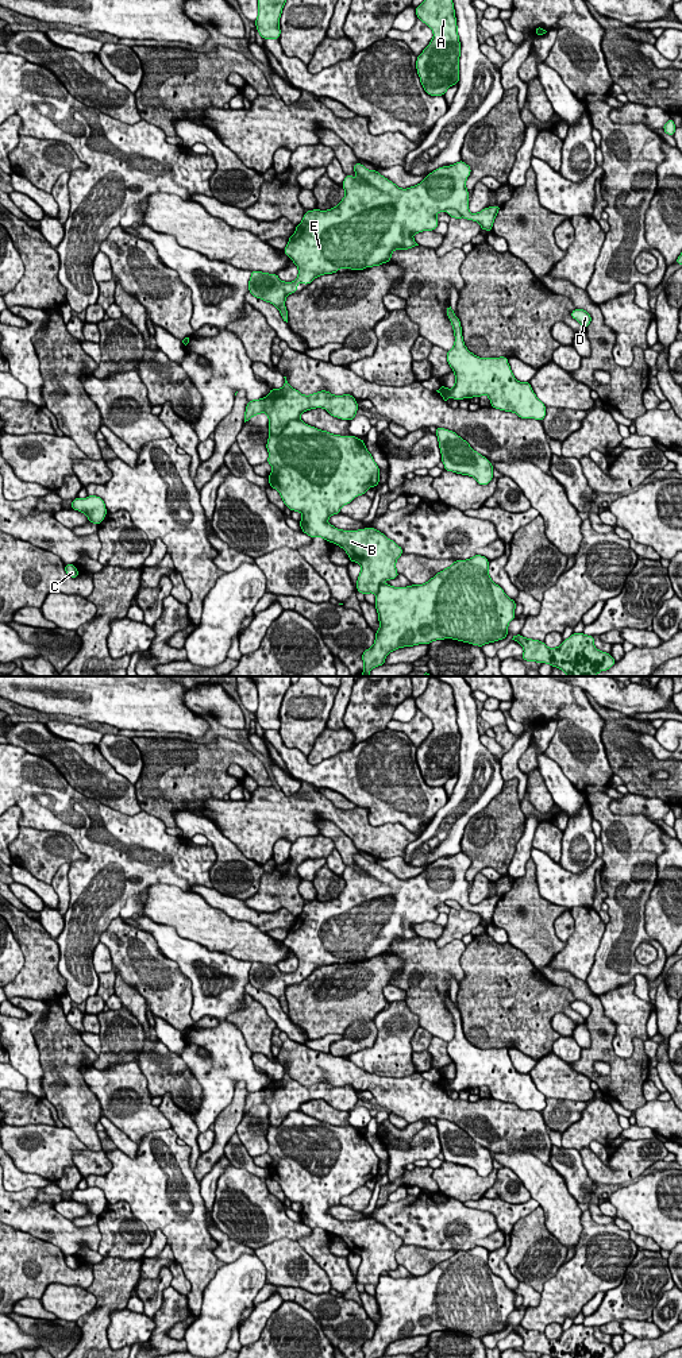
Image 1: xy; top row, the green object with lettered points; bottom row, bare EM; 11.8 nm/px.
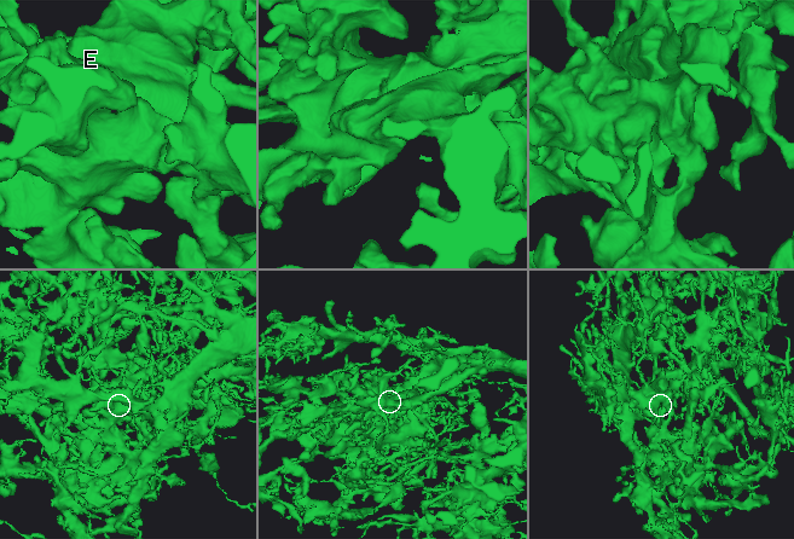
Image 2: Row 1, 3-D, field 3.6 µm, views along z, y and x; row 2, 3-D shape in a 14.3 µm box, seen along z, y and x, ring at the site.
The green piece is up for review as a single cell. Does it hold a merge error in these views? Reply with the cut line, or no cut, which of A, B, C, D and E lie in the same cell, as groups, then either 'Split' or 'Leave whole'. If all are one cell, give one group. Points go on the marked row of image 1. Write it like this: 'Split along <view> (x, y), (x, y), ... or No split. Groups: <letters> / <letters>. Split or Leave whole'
Split along xy (447, 209), (455, 209), (462, 216). Groups: A / B C D E. Split

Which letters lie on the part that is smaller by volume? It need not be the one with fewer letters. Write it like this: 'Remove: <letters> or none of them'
Remove: A

